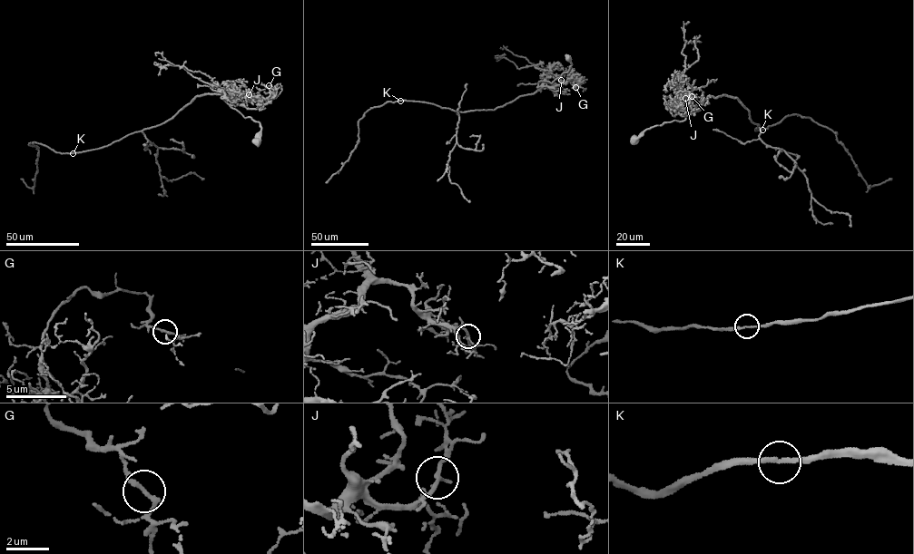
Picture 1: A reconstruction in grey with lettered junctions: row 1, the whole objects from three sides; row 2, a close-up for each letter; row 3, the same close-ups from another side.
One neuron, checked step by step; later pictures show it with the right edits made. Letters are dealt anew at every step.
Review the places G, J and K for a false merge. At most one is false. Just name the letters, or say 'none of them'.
none of them

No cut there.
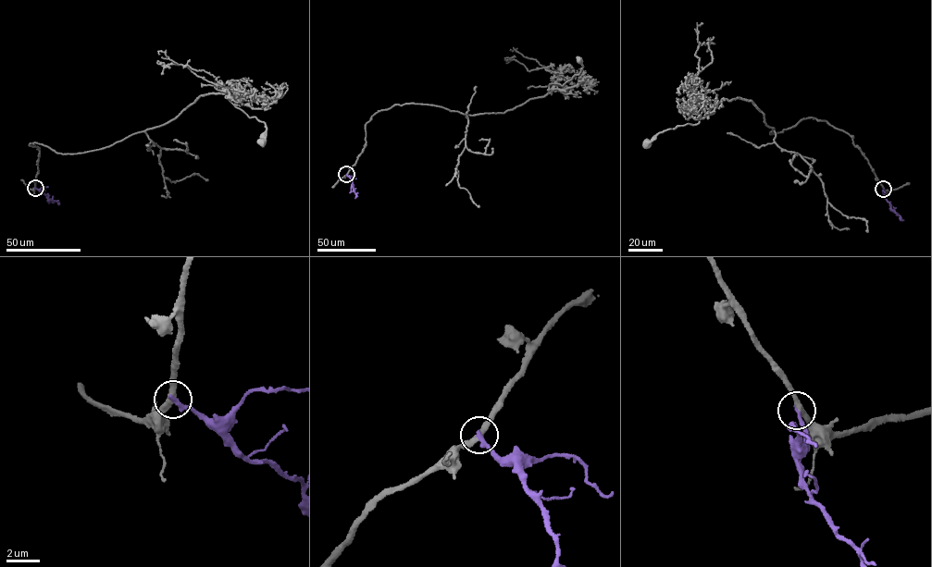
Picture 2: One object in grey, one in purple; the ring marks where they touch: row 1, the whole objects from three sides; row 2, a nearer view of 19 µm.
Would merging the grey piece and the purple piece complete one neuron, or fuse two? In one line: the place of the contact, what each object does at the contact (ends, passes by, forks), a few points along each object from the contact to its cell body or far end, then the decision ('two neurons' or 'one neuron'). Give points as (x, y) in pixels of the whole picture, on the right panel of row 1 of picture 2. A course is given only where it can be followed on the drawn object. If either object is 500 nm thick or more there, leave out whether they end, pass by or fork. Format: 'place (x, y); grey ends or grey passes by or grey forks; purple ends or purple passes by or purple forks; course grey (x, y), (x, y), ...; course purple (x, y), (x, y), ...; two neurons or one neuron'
place (883, 189); grey passes by; purple ends; course grey (884, 189), (848, 134), (812, 117), (770, 134), (763, 113), (739, 97), (711, 100), (697, 124), (646, 143); course purple (883, 189), (891, 209), (903, 220); two neurons

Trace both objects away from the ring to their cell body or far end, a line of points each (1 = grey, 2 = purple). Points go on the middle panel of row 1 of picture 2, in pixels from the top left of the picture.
1: (346, 175), (365, 145), (366, 124), (380, 110), (413, 104), (470, 115), (504, 113), (577, 74), (578, 59)
2: (346, 174), (352, 182), (354, 198)

